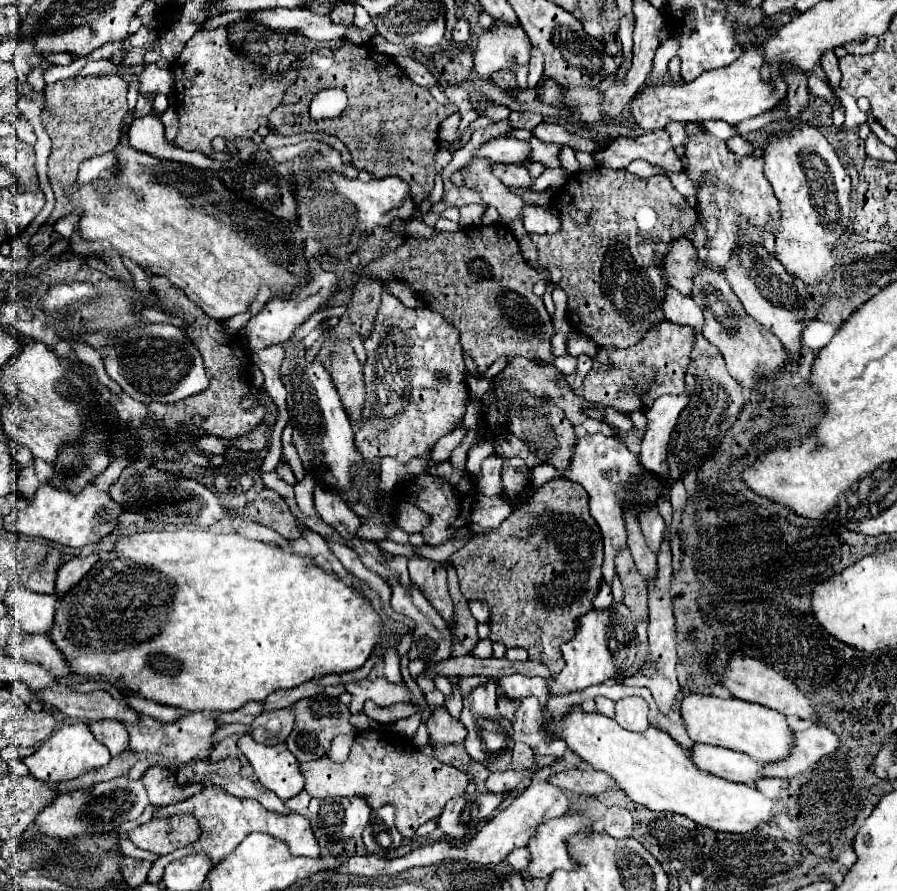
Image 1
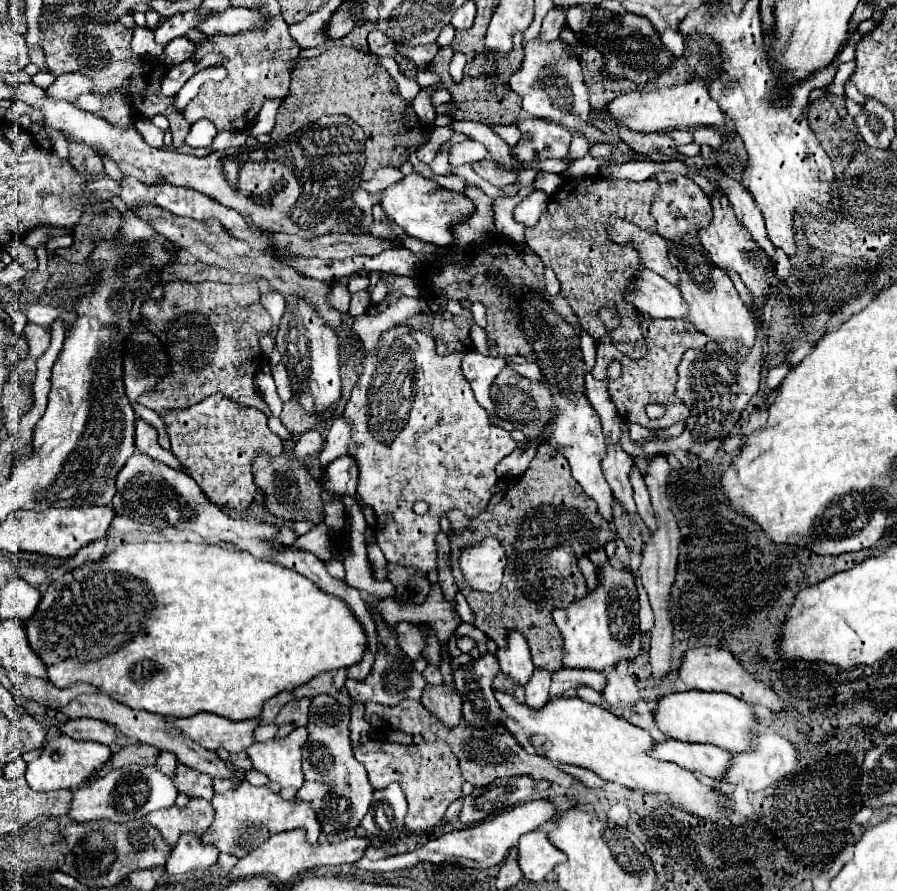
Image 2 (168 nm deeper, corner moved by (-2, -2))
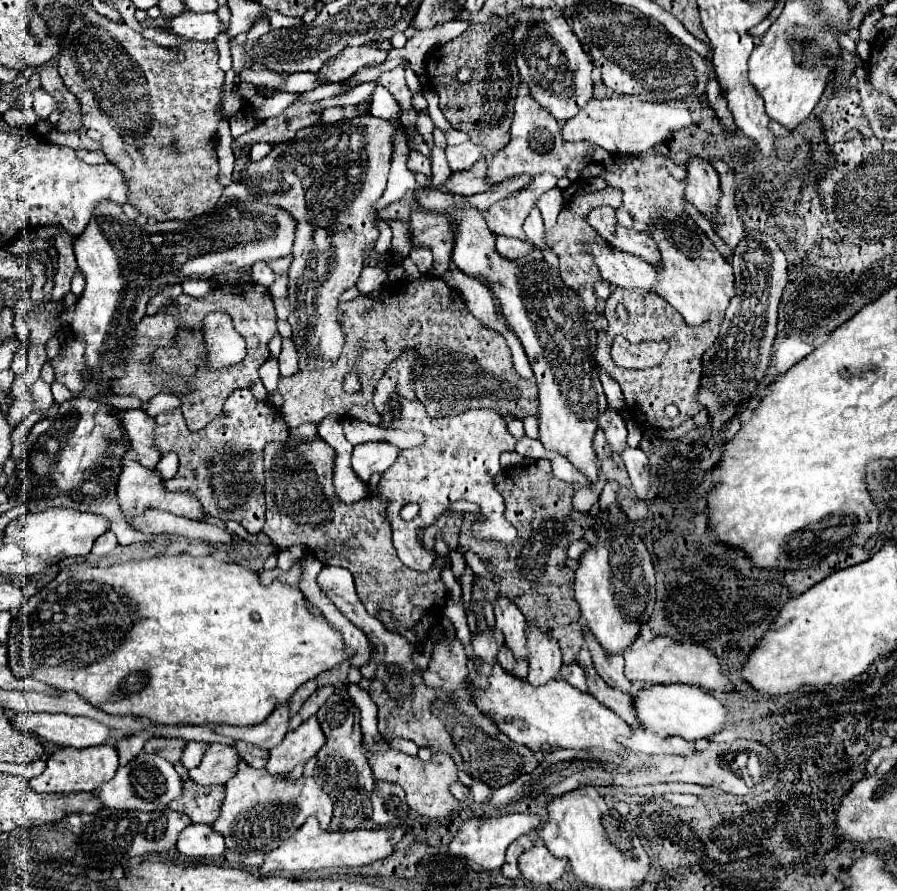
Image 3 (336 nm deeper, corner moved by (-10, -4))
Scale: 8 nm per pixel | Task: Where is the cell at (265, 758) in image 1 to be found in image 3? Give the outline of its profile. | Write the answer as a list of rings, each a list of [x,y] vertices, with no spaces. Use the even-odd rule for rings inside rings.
[[[317,717],[307,719],[295,731],[289,731],[285,739],[269,751],[269,761],[265,765],[267,773],[271,775],[291,775],[291,771],[299,765],[307,765],[309,759],[317,755],[323,747],[325,737],[319,729]]]

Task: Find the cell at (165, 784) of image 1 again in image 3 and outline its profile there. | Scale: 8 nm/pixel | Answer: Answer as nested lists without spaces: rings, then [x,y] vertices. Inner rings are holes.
[[[209,745],[207,753],[203,755],[203,761],[199,767],[189,771],[189,777],[203,787],[211,785],[225,785],[237,769],[239,755],[233,747],[227,745]]]

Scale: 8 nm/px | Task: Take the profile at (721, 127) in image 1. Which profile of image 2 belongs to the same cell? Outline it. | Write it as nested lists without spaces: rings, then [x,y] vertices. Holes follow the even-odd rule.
[[[539,37],[523,43],[525,57],[521,67],[511,77],[511,89],[523,99],[523,113],[543,117],[547,121],[565,125],[567,129],[581,131],[591,143],[603,141],[603,131],[587,129],[587,119],[591,115],[589,105],[589,91],[583,81],[583,71],[579,59],[571,55],[569,43],[563,39],[555,39],[551,43],[541,41]]]

